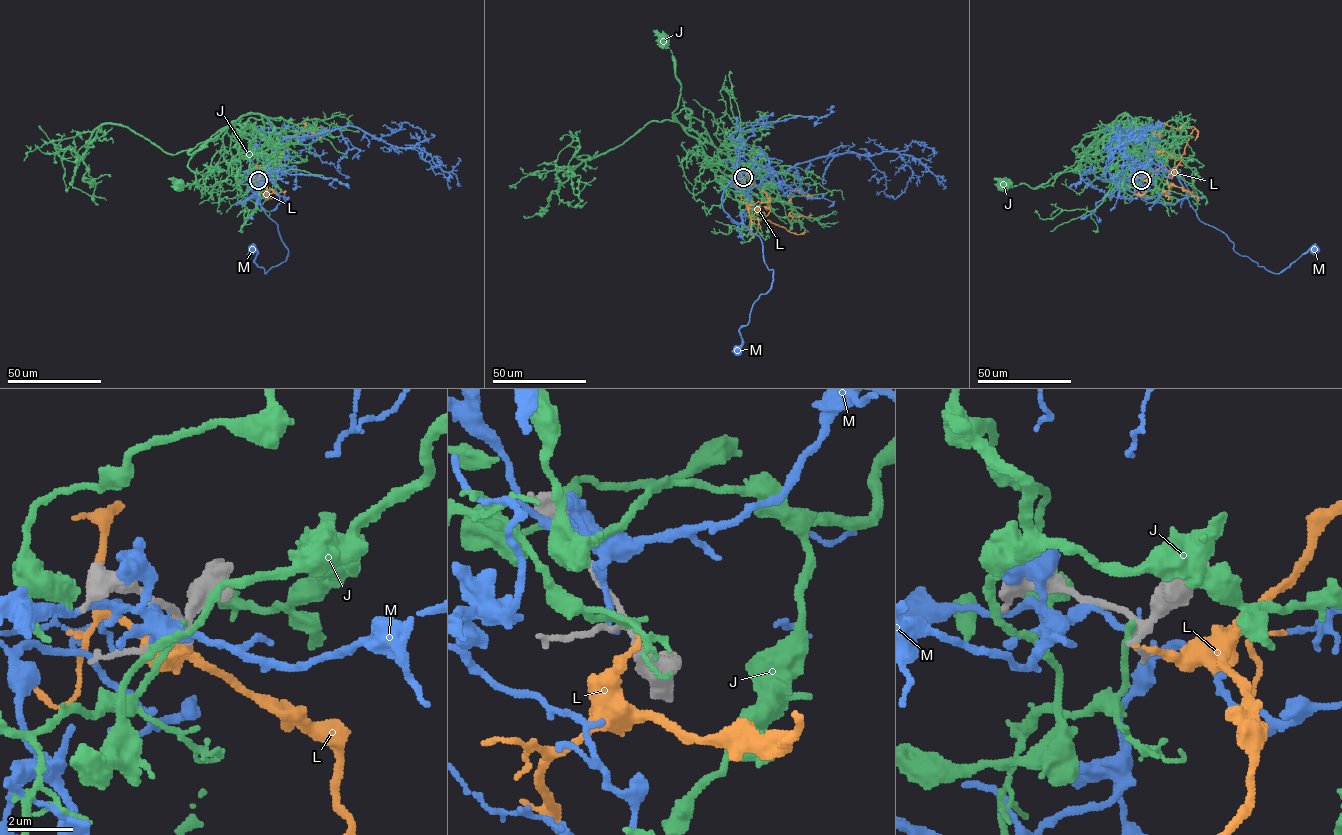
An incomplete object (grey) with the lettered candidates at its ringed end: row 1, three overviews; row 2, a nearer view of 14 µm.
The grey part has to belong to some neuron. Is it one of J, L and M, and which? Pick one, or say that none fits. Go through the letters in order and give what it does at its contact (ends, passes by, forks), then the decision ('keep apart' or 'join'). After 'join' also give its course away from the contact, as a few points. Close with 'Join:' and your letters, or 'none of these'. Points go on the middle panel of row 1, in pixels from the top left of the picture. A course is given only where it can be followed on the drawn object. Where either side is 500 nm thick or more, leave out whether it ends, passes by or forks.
J: it ends | keep apart
L: it ends | keep apart
M: it ends | keep apart
Join: none of these

